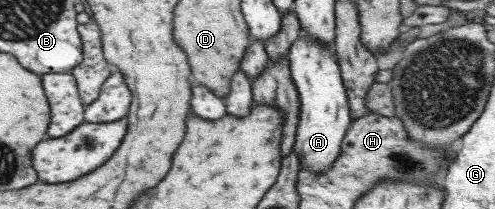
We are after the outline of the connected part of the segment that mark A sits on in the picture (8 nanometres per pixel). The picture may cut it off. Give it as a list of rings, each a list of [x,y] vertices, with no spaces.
[[[299,28],[299,36],[289,46],[287,58],[291,82],[297,90],[300,104],[293,152],[299,158],[298,164],[319,174],[329,170],[333,160],[339,156],[341,140],[351,122],[346,92],[335,57],[335,46],[315,42],[303,28]]]

